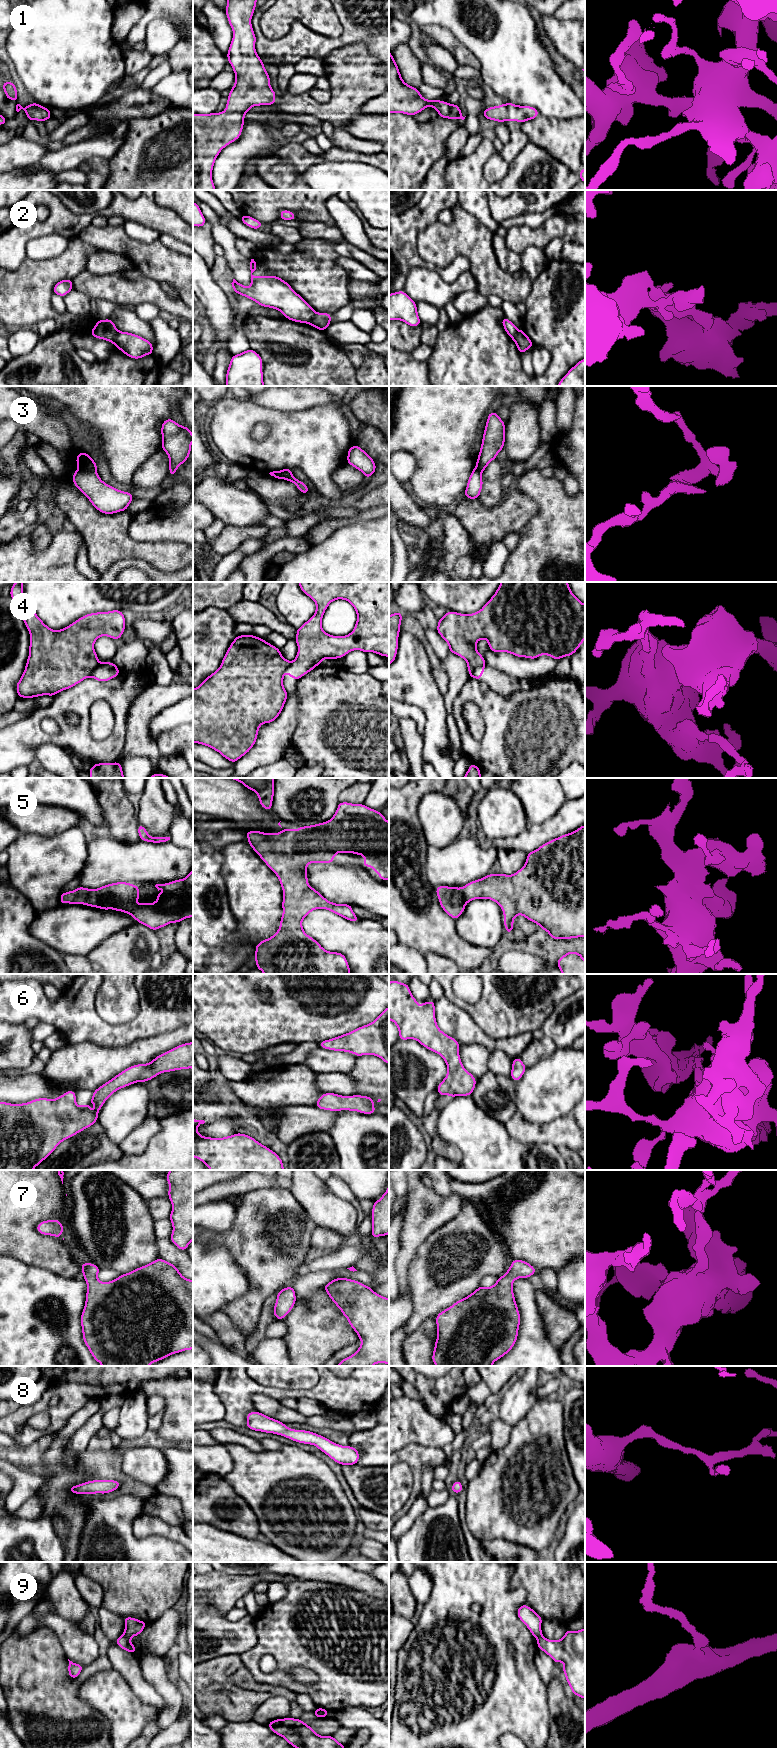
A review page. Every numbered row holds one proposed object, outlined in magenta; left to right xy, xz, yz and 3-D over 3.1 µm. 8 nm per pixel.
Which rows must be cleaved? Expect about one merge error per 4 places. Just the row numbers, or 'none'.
2, 3, 9

